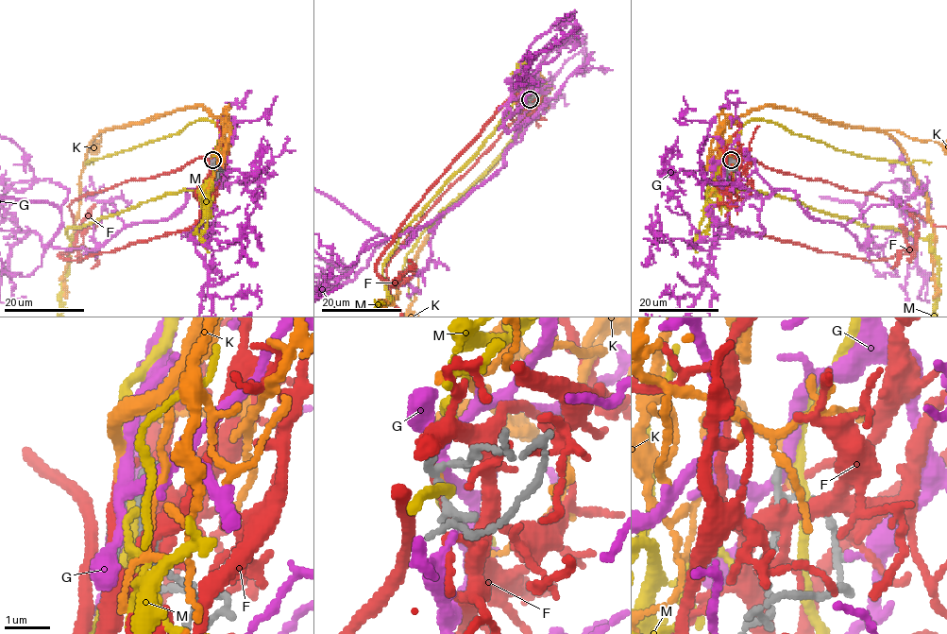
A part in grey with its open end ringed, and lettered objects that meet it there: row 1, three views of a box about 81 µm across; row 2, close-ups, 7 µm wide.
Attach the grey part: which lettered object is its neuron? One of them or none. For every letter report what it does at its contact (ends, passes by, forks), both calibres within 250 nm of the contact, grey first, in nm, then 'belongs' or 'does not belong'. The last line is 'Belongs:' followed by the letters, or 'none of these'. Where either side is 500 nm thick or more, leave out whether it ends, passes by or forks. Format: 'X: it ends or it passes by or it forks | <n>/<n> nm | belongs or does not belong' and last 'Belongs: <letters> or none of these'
F: it passes by | 140/110 nm | does not belong
G: it forks | 140/240 nm | does not belong
K: it ends | 140/180 nm | belongs
M: it passes by | 140/200 nm | does not belong
Belongs: K

